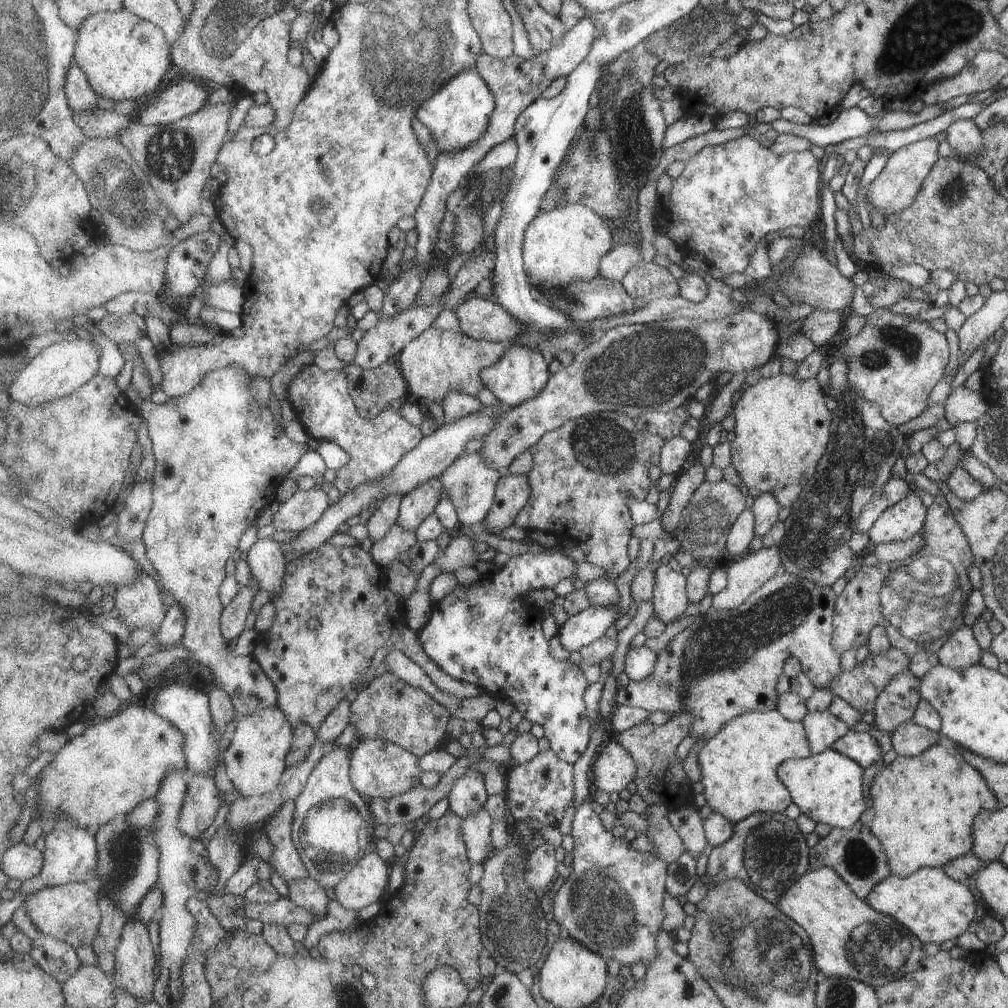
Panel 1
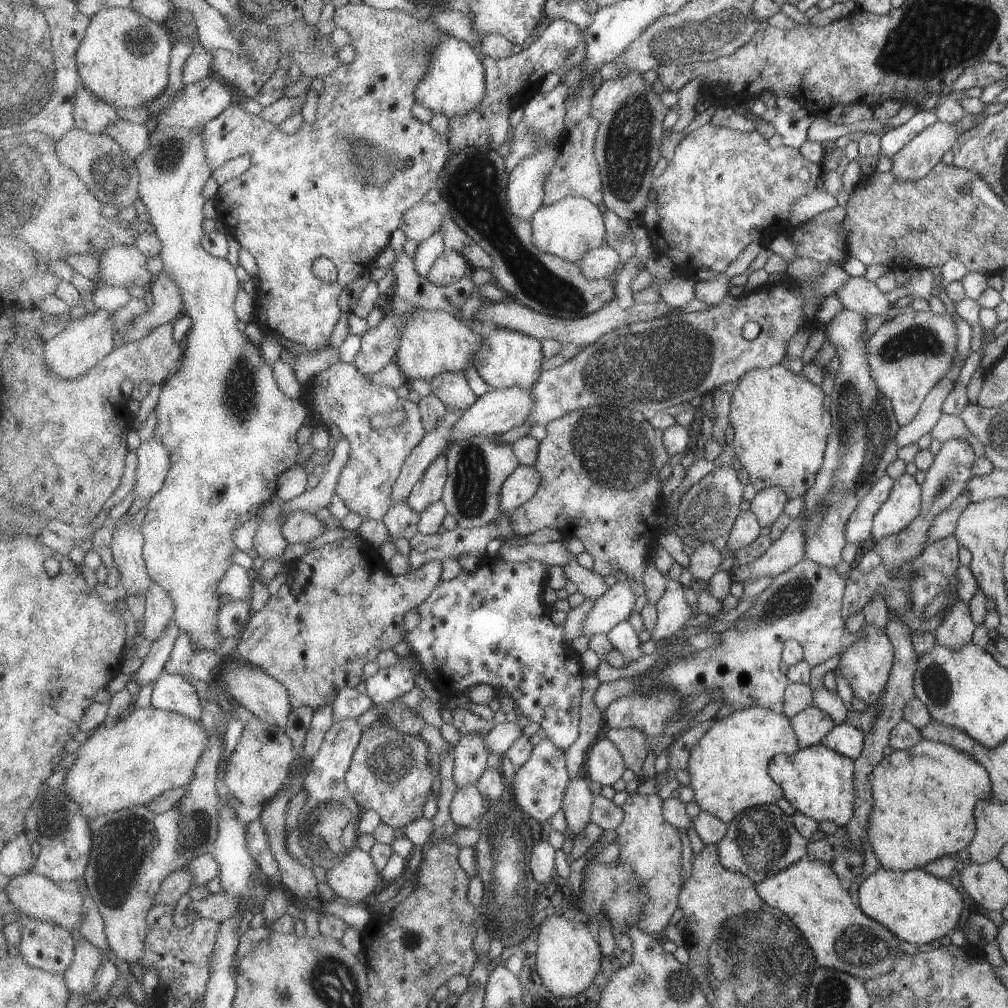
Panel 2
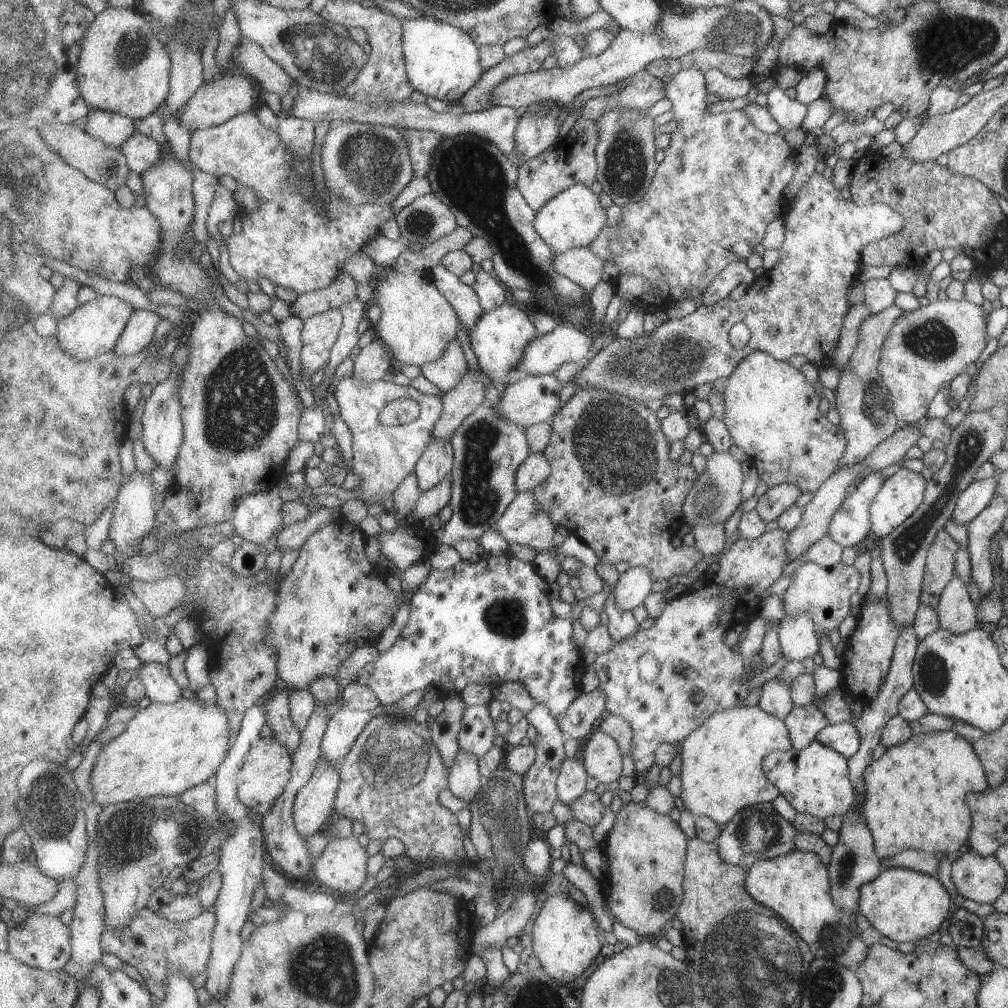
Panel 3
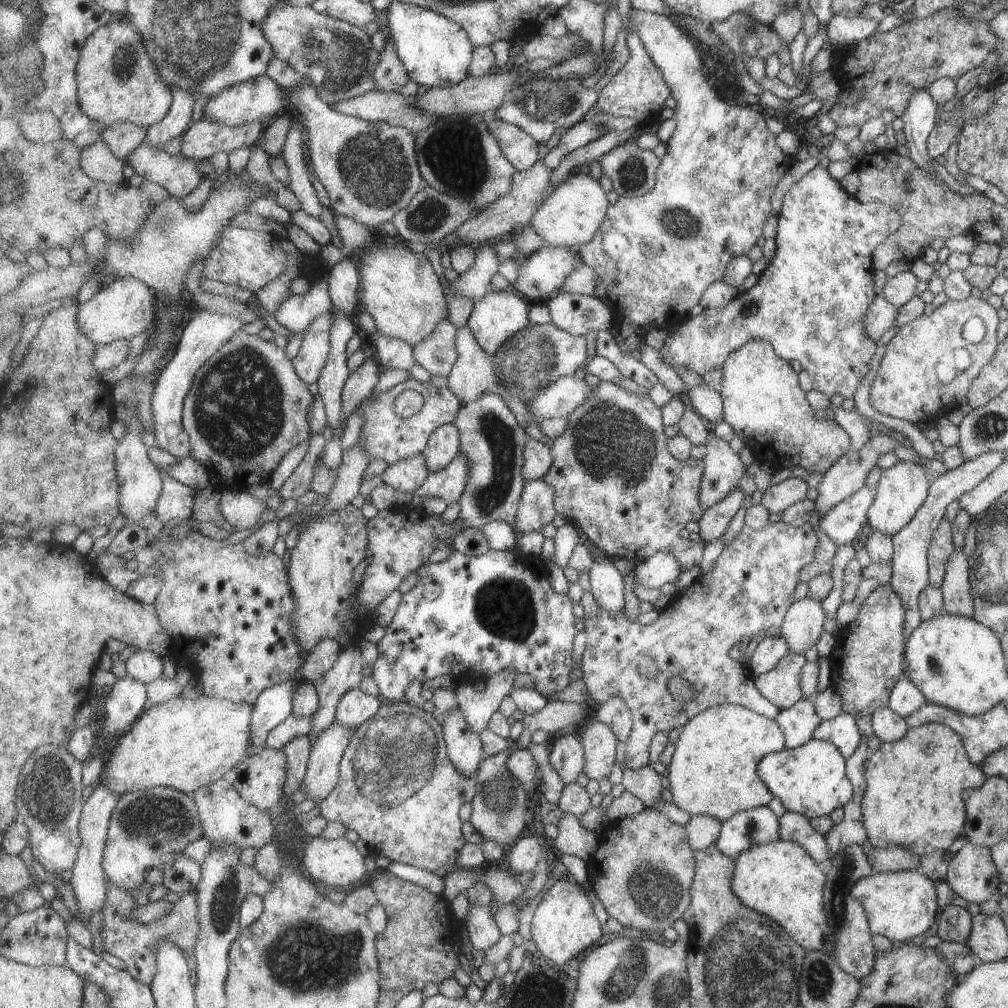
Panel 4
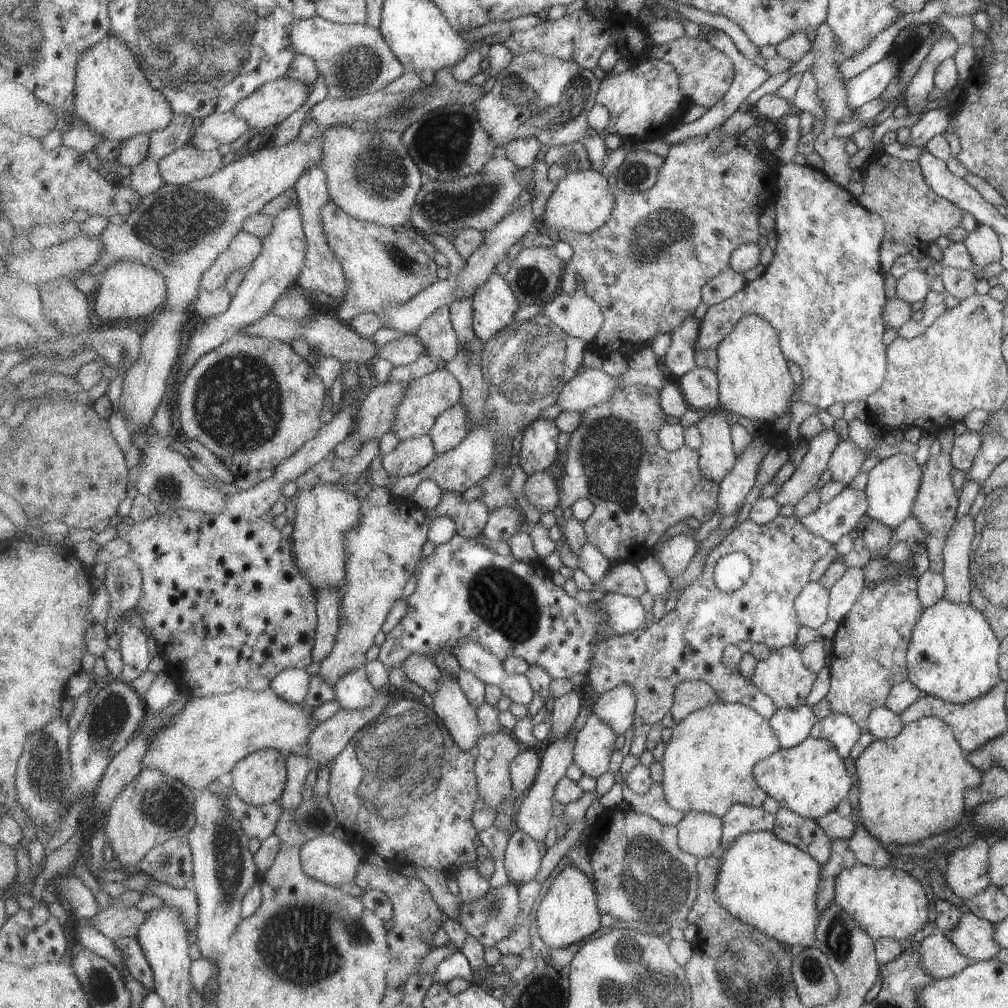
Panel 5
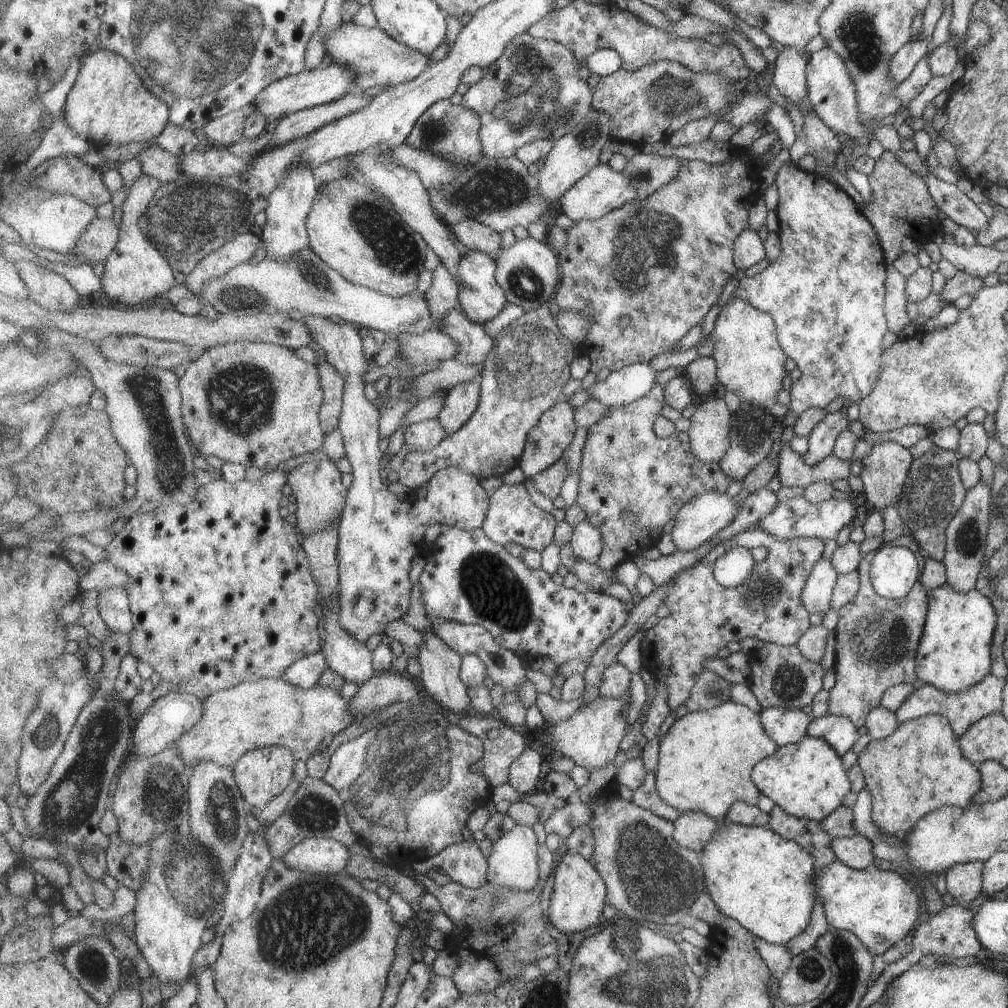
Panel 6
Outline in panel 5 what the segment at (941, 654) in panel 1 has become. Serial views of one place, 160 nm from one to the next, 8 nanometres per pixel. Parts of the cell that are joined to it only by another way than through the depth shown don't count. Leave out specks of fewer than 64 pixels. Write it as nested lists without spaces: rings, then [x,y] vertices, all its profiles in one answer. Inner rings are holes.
[[[969,514],[956,516],[951,522],[951,528],[947,532],[942,551],[941,575],[945,582],[945,590],[942,598],[947,598],[949,602],[969,603],[970,592],[972,591],[971,578],[969,577],[969,566],[972,562],[972,540],[976,531],[976,518],[971,518]]]

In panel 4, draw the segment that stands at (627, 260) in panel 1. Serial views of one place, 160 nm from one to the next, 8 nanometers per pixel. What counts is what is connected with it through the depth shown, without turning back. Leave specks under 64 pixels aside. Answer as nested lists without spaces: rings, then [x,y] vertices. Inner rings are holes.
[[[547,244],[520,268],[514,283],[515,291],[531,303],[555,295],[568,276],[584,263],[582,258],[570,247]]]

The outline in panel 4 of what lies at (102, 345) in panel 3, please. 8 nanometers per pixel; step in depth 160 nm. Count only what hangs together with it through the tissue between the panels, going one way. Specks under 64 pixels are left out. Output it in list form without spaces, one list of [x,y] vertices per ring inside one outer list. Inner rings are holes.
[[[135,277],[110,279],[90,301],[80,304],[78,323],[81,332],[98,346],[119,339],[131,339],[143,332],[153,318],[153,293],[157,297],[148,284]]]

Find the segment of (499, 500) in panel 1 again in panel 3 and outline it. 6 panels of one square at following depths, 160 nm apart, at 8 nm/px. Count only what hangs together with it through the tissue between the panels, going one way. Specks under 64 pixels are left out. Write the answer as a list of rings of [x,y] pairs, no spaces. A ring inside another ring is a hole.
[[[532,452],[516,472],[519,493],[535,491],[551,476],[552,467],[544,453]]]

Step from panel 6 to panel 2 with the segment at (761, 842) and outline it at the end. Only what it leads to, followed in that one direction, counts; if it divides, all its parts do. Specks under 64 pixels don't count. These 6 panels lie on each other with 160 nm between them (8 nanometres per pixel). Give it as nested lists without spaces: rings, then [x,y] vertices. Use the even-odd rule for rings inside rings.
[[[805,855],[796,863],[784,868],[783,871],[768,875],[760,883],[756,884],[756,889],[758,895],[767,904],[781,911],[785,918],[789,918],[800,929],[805,940],[812,947],[812,952],[815,954],[816,963],[819,967],[841,971],[862,981],[879,977],[892,970],[894,960],[891,954],[889,954],[889,960],[883,960],[881,968],[851,966],[851,964],[839,960],[839,956],[835,954],[835,950],[833,950],[835,940],[843,934],[843,930],[849,924],[861,924],[861,926],[869,928],[881,940],[887,940],[887,938],[893,940],[893,935],[887,928],[865,915],[860,907],[853,904],[851,896],[847,893],[846,885],[841,885],[836,873],[826,863],[818,860],[809,860],[807,855]]]

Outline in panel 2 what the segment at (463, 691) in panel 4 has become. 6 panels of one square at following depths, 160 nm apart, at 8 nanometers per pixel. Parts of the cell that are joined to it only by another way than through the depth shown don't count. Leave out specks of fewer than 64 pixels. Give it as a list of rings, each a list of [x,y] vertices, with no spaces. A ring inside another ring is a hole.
[[[464,735],[454,748],[456,767],[454,779],[458,790],[469,785],[476,785],[484,775],[489,762],[486,737]]]

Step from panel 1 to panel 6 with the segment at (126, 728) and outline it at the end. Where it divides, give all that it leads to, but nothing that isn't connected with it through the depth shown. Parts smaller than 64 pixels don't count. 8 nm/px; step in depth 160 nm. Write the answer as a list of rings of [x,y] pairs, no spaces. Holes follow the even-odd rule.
[[[261,678],[255,682],[243,682],[231,689],[213,694],[205,699],[205,714],[191,728],[172,744],[179,748],[185,763],[197,765],[201,760],[211,760],[226,768],[233,768],[247,752],[260,747],[284,747],[305,764],[326,750],[335,734],[343,732],[357,716],[349,712],[348,701],[339,690],[318,683],[304,690],[283,678]]]

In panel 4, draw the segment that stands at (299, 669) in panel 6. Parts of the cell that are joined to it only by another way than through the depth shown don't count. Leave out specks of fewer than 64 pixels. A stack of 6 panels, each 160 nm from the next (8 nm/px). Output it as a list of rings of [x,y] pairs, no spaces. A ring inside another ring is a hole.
[[[291,679],[269,687],[259,695],[252,716],[249,756],[267,747],[269,732],[291,716],[295,693],[295,682]]]

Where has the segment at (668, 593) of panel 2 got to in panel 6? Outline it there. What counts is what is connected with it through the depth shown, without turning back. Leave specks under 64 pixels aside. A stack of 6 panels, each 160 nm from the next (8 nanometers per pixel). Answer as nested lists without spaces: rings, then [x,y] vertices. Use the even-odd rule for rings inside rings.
[[[750,527],[731,540],[715,545],[697,564],[685,568],[671,580],[671,592],[663,598],[670,614],[643,634],[640,645],[642,665],[656,681],[661,680],[671,709],[686,705],[691,698],[699,674],[706,670],[703,660],[717,657],[731,642],[756,637],[772,644],[796,645],[810,628],[809,612],[801,604],[801,590],[812,567],[821,559],[823,547],[824,541],[819,538],[777,540]],[[758,546],[765,547],[767,556],[755,564],[745,584],[725,588],[717,582],[715,564],[719,556],[733,548],[753,550]]]

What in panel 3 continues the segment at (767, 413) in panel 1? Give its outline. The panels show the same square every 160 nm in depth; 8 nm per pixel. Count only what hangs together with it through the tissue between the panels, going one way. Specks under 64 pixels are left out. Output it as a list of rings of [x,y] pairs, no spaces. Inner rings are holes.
[[[753,352],[741,360],[736,372],[726,384],[725,424],[731,432],[734,444],[740,447],[749,457],[749,461],[757,470],[760,483],[768,487],[777,484],[795,484],[802,492],[816,492],[834,471],[844,455],[847,440],[838,425],[827,422],[819,412],[819,396],[815,394],[813,386],[803,378],[799,370],[789,366],[787,362],[772,358],[767,352]]]

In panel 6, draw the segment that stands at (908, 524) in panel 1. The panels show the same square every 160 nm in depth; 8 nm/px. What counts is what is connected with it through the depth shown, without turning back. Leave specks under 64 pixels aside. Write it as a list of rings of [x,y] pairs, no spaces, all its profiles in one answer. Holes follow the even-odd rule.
[[[875,442],[871,444],[869,454],[859,457],[861,463],[861,472],[859,477],[863,482],[863,494],[869,502],[869,507],[872,510],[879,510],[883,512],[884,508],[896,504],[900,500],[901,492],[903,491],[904,481],[908,479],[909,464],[911,463],[911,456],[909,452],[896,444],[895,442]]]

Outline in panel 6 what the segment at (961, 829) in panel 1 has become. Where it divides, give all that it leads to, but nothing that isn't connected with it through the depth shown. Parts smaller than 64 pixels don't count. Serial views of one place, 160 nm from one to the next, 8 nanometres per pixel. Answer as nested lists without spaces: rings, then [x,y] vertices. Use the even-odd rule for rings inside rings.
[[[923,715],[902,721],[886,738],[872,739],[857,755],[865,787],[871,795],[871,821],[885,835],[903,836],[915,827],[927,812],[939,806],[969,805],[971,794],[979,789],[979,774],[971,761],[961,753],[959,738],[953,733],[951,722],[941,715]]]

